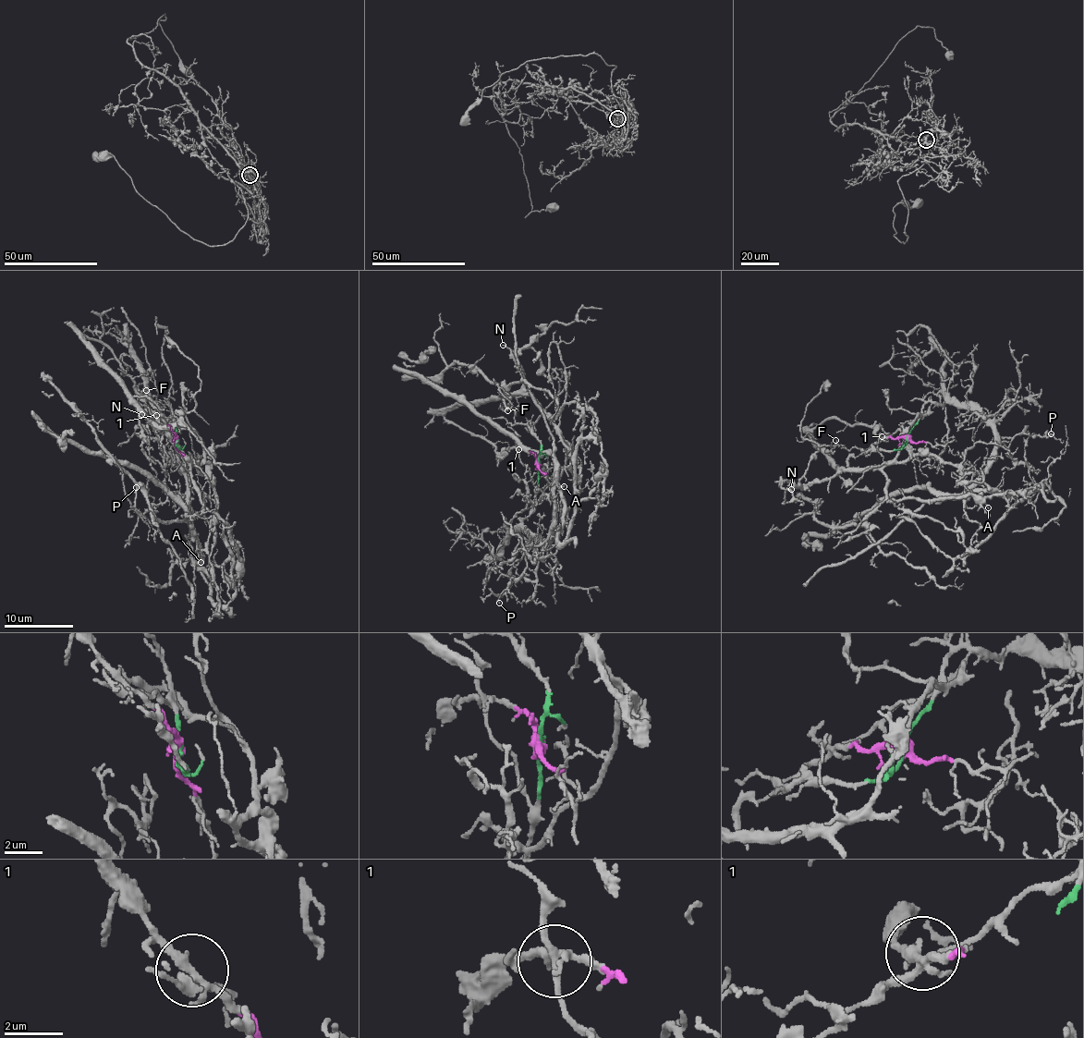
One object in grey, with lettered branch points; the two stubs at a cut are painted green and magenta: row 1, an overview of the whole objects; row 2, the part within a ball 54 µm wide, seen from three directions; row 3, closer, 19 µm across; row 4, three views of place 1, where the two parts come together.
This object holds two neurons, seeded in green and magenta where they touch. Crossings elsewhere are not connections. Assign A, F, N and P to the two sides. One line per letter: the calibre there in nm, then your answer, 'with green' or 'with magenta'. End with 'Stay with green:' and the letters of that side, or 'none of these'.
A: calibre 100 nm; with green
F: calibre 130 nm; with magenta
N: calibre 130 nm; with magenta
P: calibre 120 nm; with green
Stay with green: A, P

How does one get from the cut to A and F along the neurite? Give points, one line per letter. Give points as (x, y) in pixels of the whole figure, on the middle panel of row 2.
A: (538, 465), (534, 508), (524, 531), (540, 539), (552, 538), (554, 485), (565, 486)
F: (538, 465), (538, 456), (528, 450), (502, 452), (444, 417), (448, 409), (462, 401), (500, 400), (506, 410)

